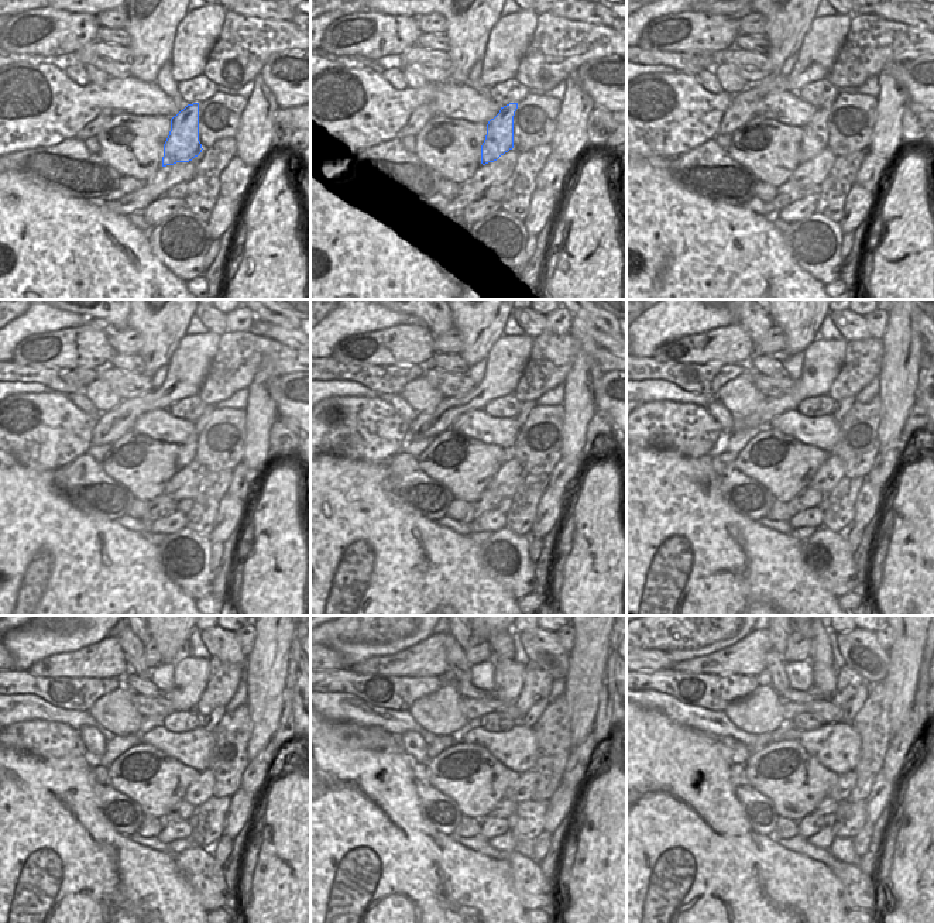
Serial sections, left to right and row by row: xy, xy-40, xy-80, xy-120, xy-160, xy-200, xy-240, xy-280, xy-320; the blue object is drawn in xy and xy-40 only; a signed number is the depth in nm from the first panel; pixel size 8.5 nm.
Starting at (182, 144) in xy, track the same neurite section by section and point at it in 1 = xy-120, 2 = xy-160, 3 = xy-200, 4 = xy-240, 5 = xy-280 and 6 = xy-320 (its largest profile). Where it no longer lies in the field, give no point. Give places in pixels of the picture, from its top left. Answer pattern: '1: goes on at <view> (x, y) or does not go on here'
1: goes on at xy-120 (186, 453)
2: goes on at xy-160 (525, 409)
3: goes on at xy-200 (841, 408)
4: goes on at xy-240 (210, 721)
5: goes on at xy-280 (532, 716)
6: goes on at xy-320 (851, 709)

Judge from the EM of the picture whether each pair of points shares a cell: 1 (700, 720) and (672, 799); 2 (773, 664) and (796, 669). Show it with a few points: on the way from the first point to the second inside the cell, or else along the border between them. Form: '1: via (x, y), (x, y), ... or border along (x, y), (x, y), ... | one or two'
1: border along (666, 716), (718, 740) | two
2: border along (785, 662), (785, 673), (790, 686) | two

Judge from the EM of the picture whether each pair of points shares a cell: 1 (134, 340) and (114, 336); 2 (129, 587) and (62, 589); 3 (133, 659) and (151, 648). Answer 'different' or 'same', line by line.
1: same
2: same
3: different

